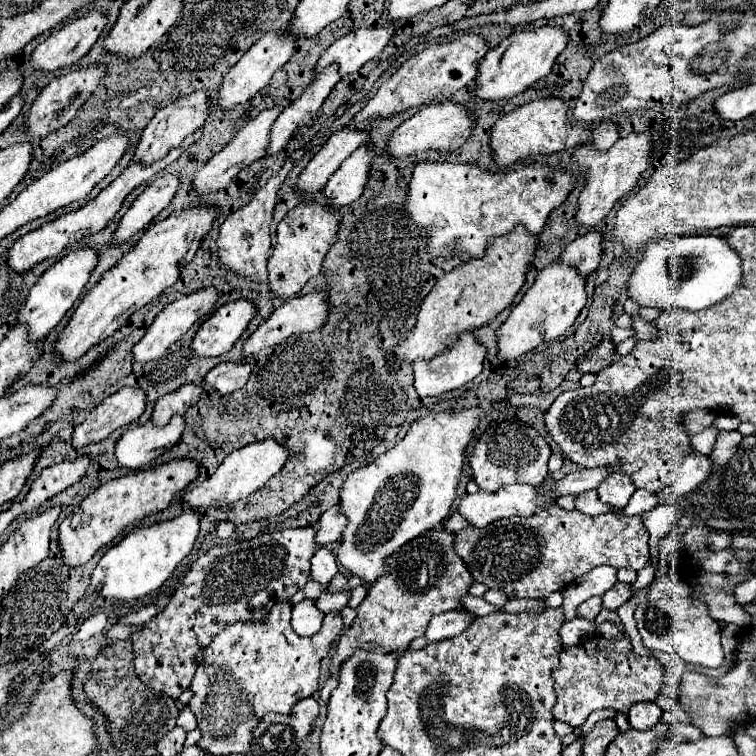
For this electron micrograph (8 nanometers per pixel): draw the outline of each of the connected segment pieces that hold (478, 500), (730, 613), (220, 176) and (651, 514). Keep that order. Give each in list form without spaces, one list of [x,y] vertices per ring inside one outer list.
[[[505,485],[501,491],[477,491],[475,495],[465,495],[457,505],[457,513],[461,513],[469,525],[485,527],[491,521],[503,517],[529,517],[535,515],[547,503],[555,503],[557,497],[539,499],[539,487],[531,485]]]
[[[685,545],[685,551],[687,551],[687,555],[689,555],[689,561],[693,561],[693,563],[703,563],[701,575],[697,573],[693,579],[689,579],[689,585],[693,587],[693,597],[703,599],[703,601],[707,603],[709,613],[711,613],[713,619],[725,621],[725,623],[735,623],[735,625],[739,625],[739,627],[749,627],[749,625],[751,625],[751,615],[747,615],[747,613],[743,611],[743,607],[735,603],[735,597],[733,597],[735,587],[737,587],[741,581],[745,581],[745,579],[751,577],[751,573],[745,573],[745,565],[739,563],[739,561],[735,559],[733,551],[729,551],[729,549],[719,551],[719,553],[711,553],[705,545],[699,547],[699,549]]]
[[[289,99],[279,101],[277,105],[273,105],[271,109],[261,111],[255,119],[251,119],[241,131],[237,131],[237,135],[229,141],[229,145],[225,149],[221,149],[219,153],[213,155],[213,159],[195,175],[193,179],[193,187],[197,193],[211,193],[211,191],[219,191],[223,187],[227,187],[227,183],[247,165],[251,165],[253,161],[265,157],[265,151],[269,147],[269,131],[271,131],[271,123],[277,119],[277,115],[289,105]]]
[[[657,505],[651,511],[645,511],[641,515],[651,539],[649,539],[649,547],[651,547],[651,557],[653,557],[653,565],[657,565],[657,541],[667,535],[675,523],[679,515],[679,509],[673,505]]]

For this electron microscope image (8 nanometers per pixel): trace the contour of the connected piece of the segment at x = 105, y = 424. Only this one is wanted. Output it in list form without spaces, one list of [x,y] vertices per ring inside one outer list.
[[[123,387],[117,393],[109,395],[89,417],[77,425],[73,435],[73,447],[85,447],[89,443],[97,443],[107,439],[115,429],[137,421],[145,411],[147,399],[145,393],[137,387]]]

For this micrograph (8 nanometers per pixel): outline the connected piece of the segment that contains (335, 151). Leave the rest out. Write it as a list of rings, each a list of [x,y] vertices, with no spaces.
[[[343,127],[341,131],[333,133],[329,141],[323,145],[323,149],[309,161],[305,171],[299,175],[297,191],[317,193],[327,179],[339,169],[339,165],[361,145],[365,145],[369,139],[369,129],[355,129],[355,127]]]

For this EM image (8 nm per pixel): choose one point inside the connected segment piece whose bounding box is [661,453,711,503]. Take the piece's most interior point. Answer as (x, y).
(694, 469)

